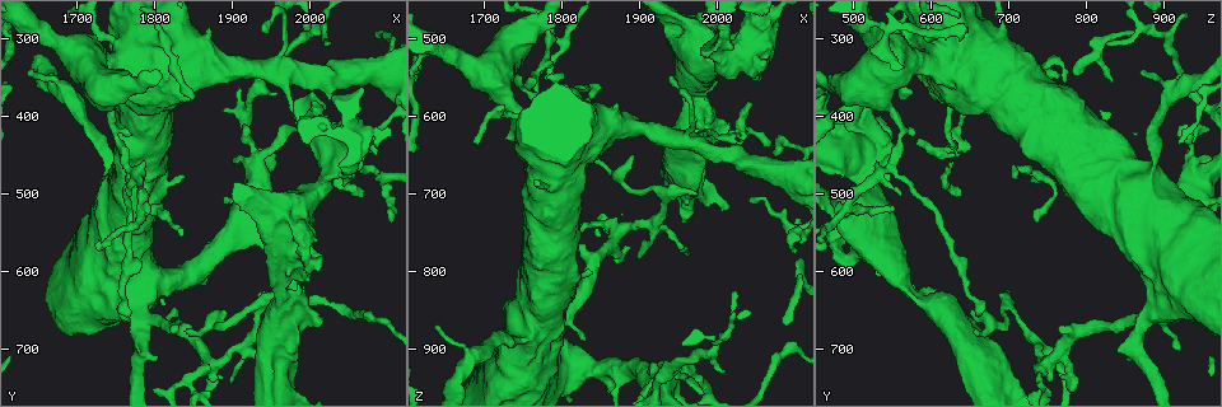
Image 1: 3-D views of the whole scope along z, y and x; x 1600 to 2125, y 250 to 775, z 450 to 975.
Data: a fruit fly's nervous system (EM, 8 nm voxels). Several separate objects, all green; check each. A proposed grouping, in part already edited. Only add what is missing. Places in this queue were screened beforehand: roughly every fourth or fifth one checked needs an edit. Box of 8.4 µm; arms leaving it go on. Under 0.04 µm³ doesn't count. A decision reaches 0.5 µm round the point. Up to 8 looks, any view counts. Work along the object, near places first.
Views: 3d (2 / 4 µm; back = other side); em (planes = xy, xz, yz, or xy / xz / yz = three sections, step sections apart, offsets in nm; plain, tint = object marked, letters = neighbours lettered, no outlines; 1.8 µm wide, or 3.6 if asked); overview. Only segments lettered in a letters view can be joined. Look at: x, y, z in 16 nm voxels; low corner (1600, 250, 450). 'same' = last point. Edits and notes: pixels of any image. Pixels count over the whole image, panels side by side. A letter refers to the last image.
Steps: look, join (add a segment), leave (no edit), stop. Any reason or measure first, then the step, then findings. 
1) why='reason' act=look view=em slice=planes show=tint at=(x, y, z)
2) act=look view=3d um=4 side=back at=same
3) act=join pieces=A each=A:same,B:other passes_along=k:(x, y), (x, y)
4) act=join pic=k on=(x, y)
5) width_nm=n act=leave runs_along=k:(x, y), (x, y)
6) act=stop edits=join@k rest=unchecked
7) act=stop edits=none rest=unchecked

why='sudden change in width' act=look view=3d um=4 side=back at=(1760, 305, 605)

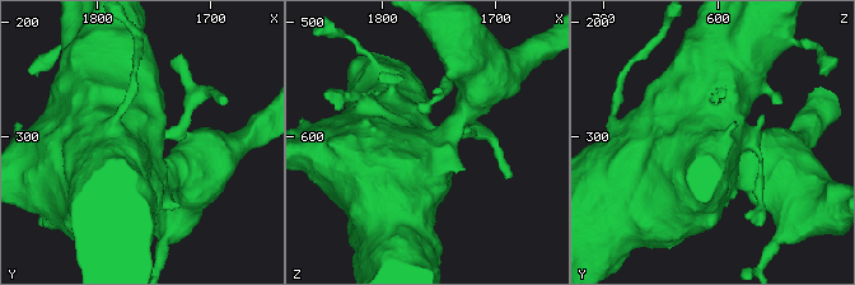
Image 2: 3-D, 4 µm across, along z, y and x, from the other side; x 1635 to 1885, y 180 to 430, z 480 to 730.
act=look view=em slice=planes show=letters at=same

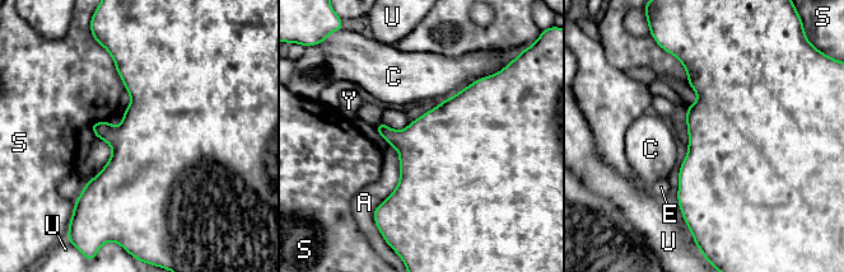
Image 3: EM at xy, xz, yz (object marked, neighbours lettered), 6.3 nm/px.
act=leave each=A:other,C:other,E:other,S:other,U:other,Y:other border=3:(390, 144), (399, 184), (374, 209) found='none of them fits'

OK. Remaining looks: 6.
why='stops while still wide' act=look view=3d um=4 at=(1870, 285, 580)

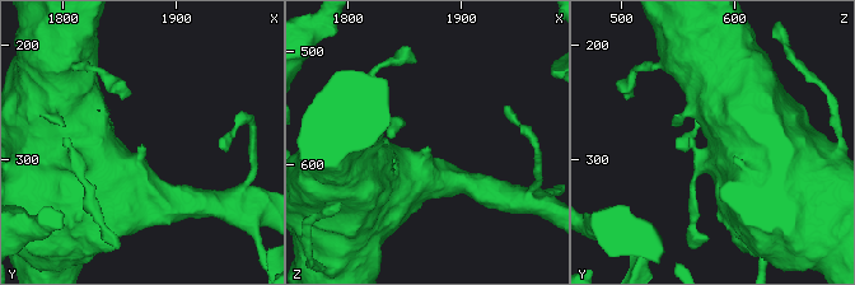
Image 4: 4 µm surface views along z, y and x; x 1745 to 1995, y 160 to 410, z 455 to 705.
why='shape alone is not enough' act=look view=em um=3.6 slice=planes show=letters at=(1866, 286, 586)

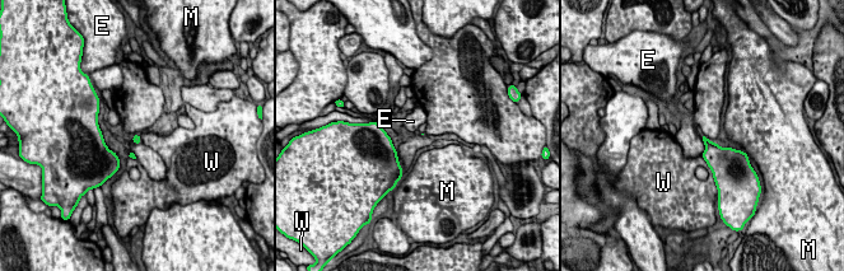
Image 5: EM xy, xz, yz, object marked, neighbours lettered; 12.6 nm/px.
act=leave each=E:other,M:other,W:other border=5:(702, 155), (713, 177) found='none of them fits'

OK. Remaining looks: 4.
why='branch point' act=look view=3d um=2 side=back at=(1780, 510, 495)

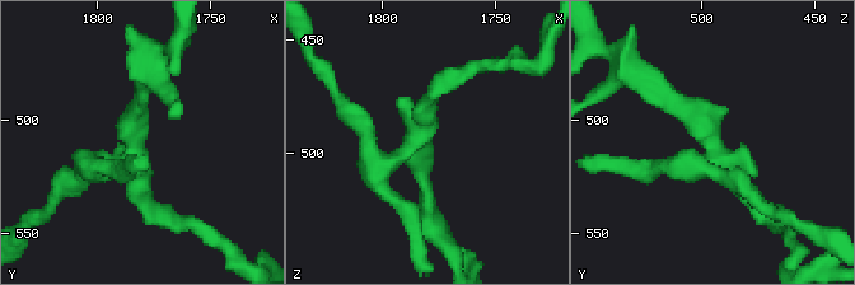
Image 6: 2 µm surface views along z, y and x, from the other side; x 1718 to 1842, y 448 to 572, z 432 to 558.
why='need the tissue' act=look view=em slice=planes show=letters at=(1784, 509, 497)

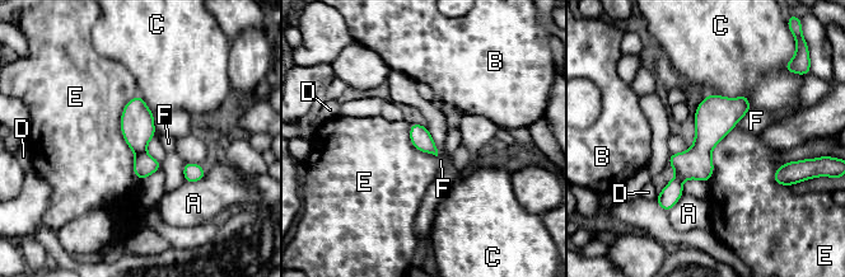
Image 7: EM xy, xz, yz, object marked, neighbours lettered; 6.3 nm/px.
longest_contact=E:550nm act=leave each=A:other,B:other,C:other,D:other,E:other,F:other border=7:(138, 94), (121, 135), (140, 181) found='none of them fits'

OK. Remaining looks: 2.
act=stop edits=none rest=unchecked

